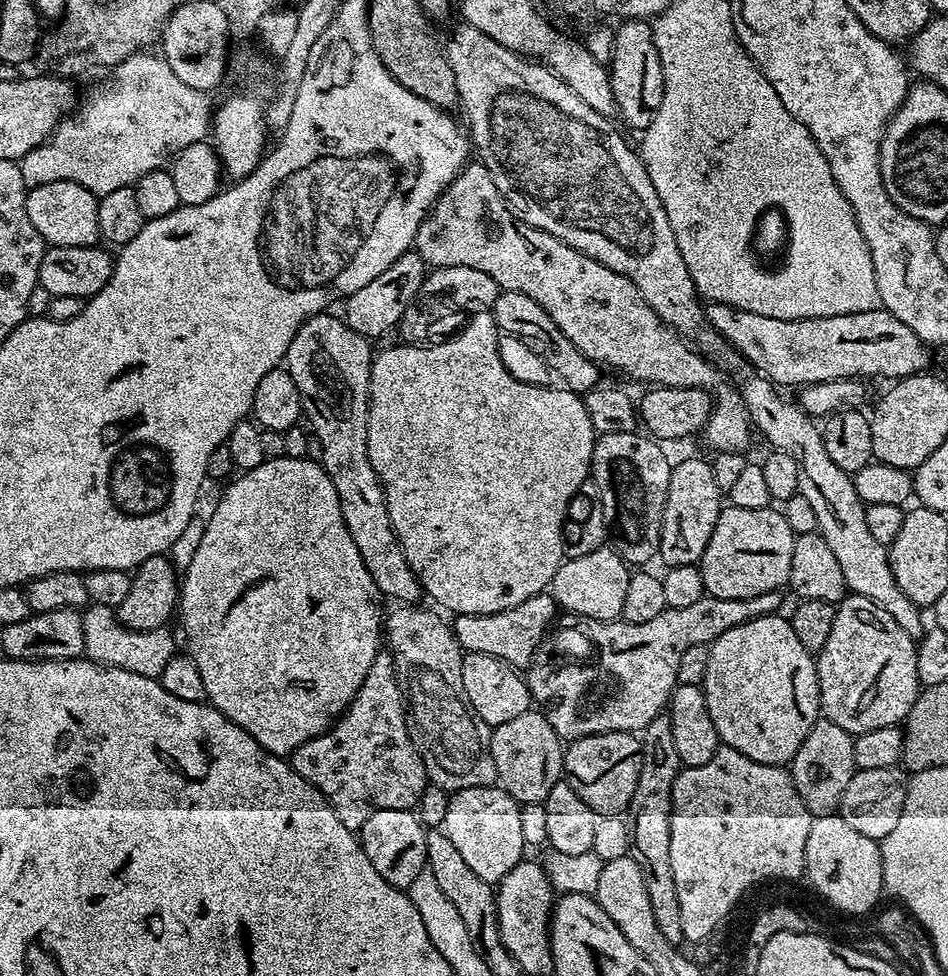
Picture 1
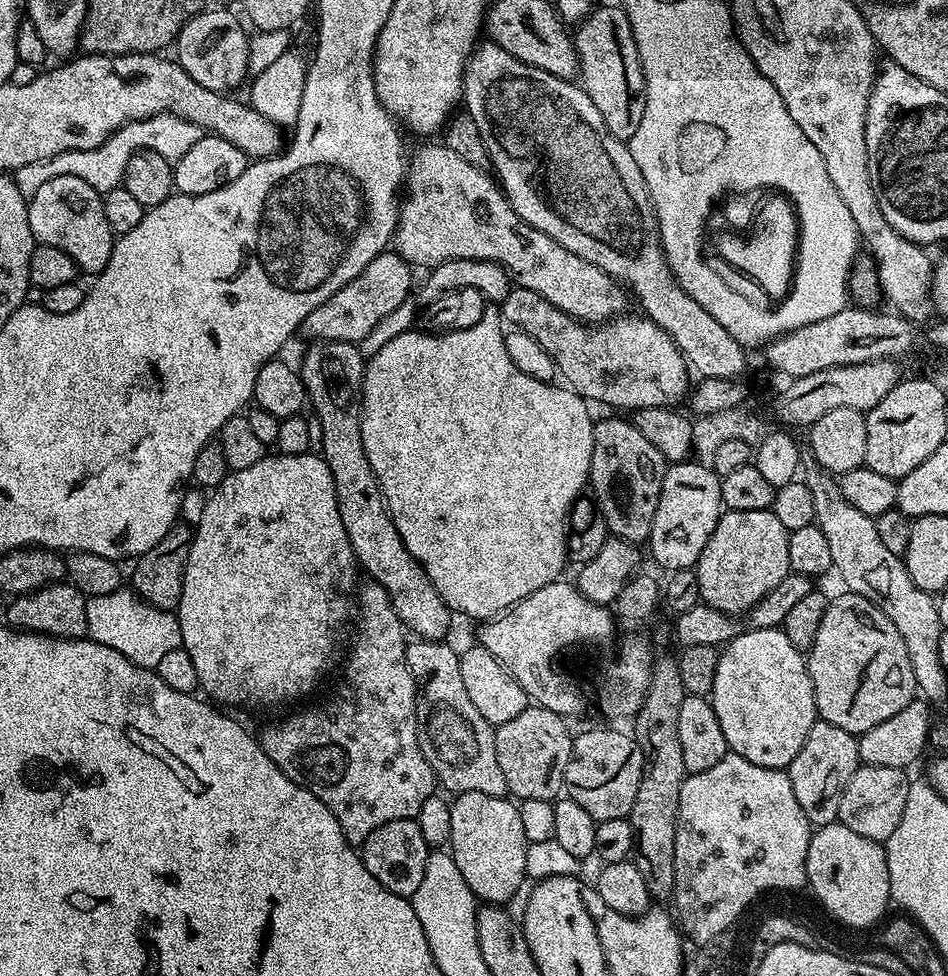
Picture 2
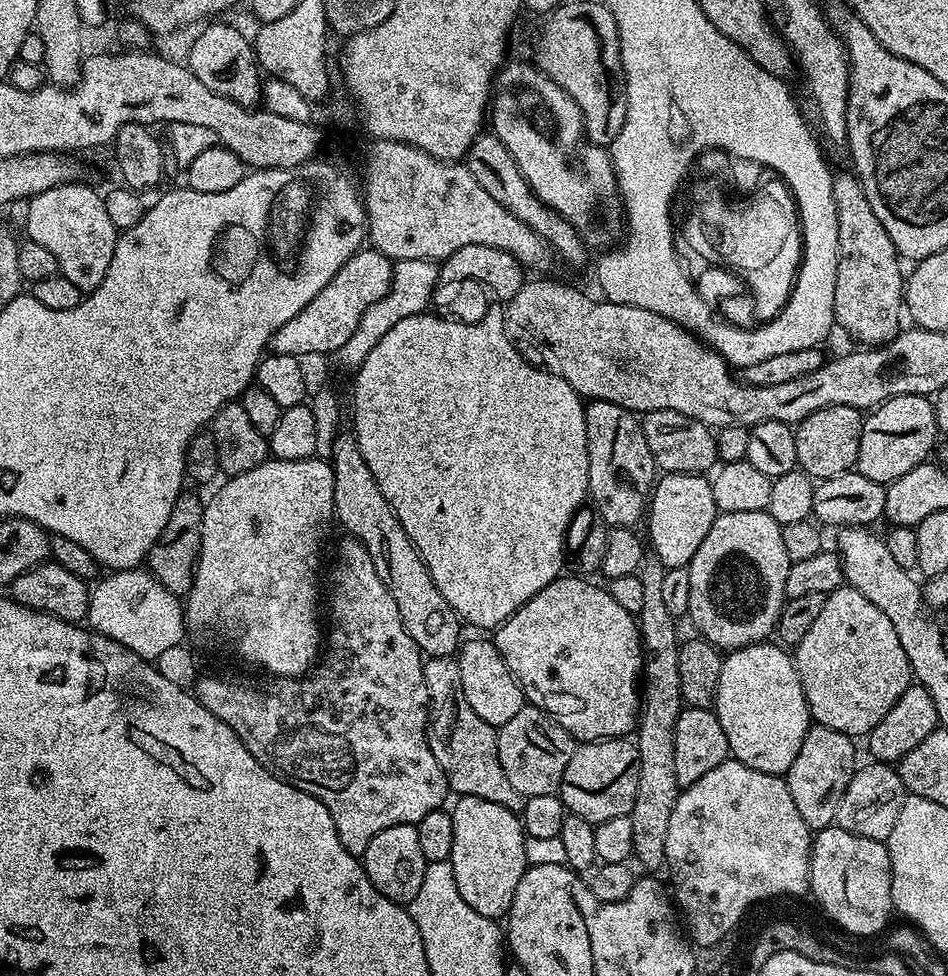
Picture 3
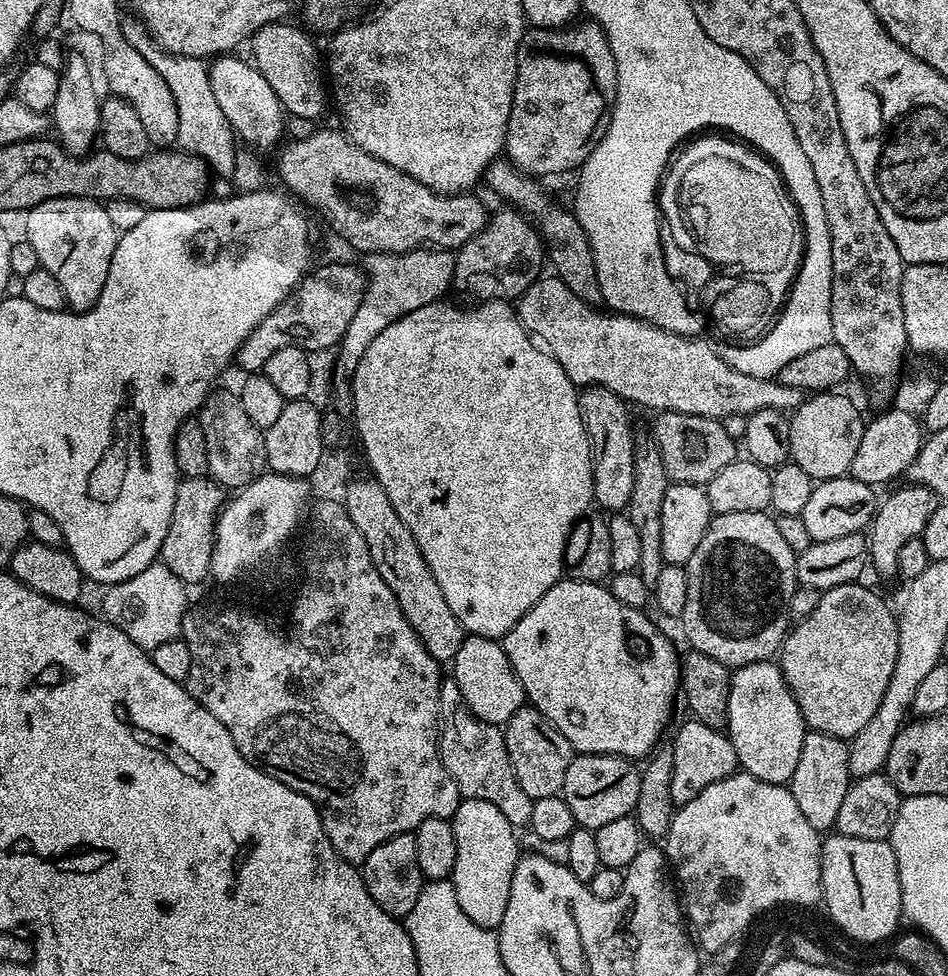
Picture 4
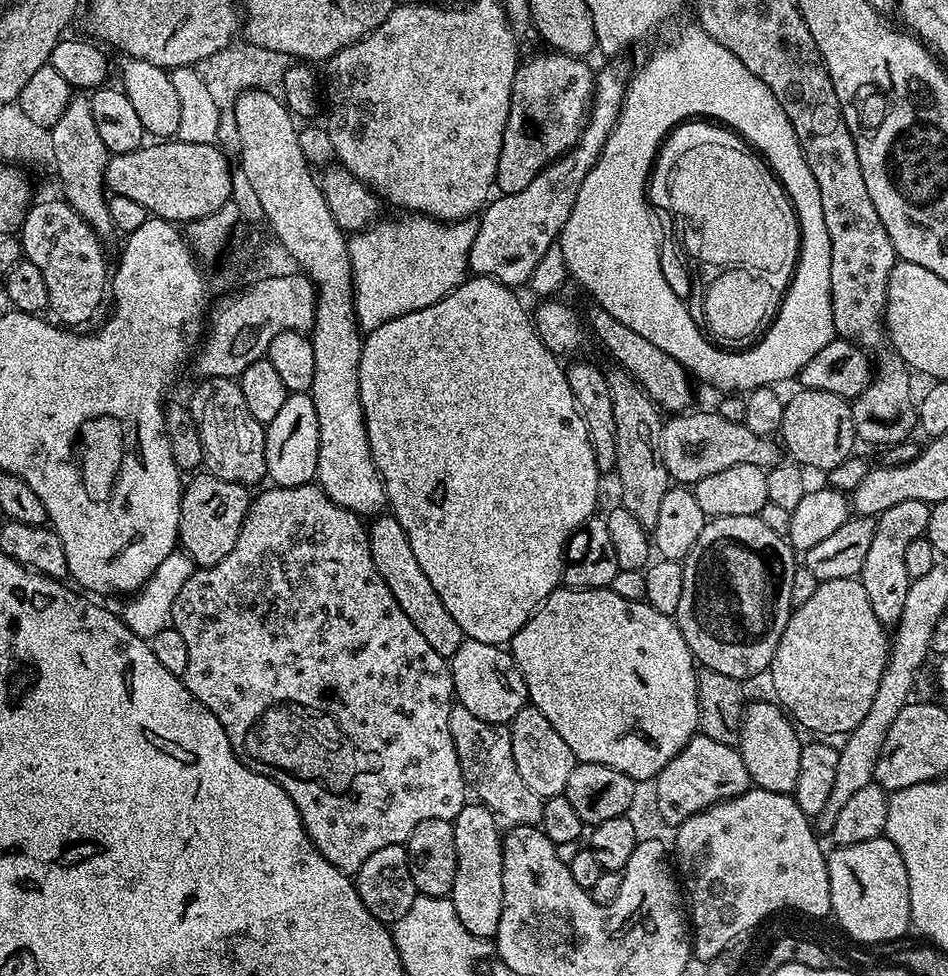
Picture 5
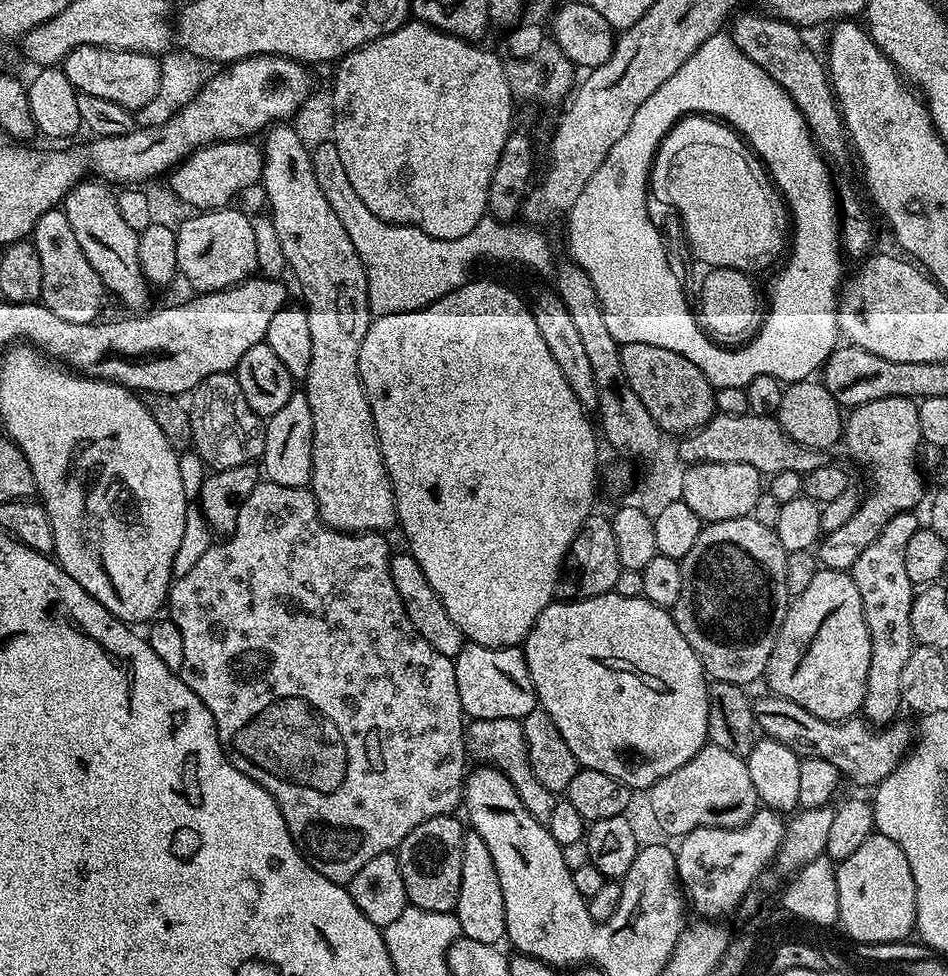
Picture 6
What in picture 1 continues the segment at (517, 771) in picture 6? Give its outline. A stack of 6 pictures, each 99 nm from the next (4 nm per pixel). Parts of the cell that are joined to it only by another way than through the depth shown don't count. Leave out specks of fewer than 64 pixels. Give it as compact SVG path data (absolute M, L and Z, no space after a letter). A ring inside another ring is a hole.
M400 604L392 613L387 613L386 619L382 624L382 632L386 637L386 648L392 657L392 668L396 671L396 680L400 683L400 690L404 697L404 703L406 705L406 715L408 717L408 731L412 734L412 740L416 744L417 750L420 752L422 762L426 766L428 771L429 781L435 787L444 789L445 792L451 794L458 790L466 790L467 788L473 788L474 786L482 786L483 788L493 787L497 783L496 767L494 766L494 758L490 754L490 738L492 737L492 729L489 728L486 722L482 722L482 718L478 718L474 714L474 710L468 704L466 698L466 690L462 690L462 658L464 652L461 649L460 643L456 640L455 634L452 633L449 621L443 620L439 616L439 611L431 612L428 608L420 608L416 604Z

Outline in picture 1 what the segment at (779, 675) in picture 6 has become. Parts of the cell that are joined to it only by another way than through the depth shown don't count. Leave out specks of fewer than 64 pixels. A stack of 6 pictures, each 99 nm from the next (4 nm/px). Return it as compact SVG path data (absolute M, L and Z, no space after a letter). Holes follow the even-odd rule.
M855 594L845 595L836 605L834 627L826 638L826 646L815 657L816 673L820 683L821 713L842 730L852 733L853 737L866 734L870 730L895 728L903 725L910 714L910 706L918 698L921 682L918 678L918 662L916 661L917 641L882 606L874 606L870 598Z

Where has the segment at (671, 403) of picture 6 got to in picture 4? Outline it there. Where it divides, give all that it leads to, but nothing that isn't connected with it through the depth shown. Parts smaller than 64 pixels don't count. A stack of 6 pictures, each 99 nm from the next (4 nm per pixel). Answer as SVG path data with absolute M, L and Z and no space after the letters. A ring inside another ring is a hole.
M498 158L490 162L490 166L484 171L482 180L485 185L488 183L489 190L498 199L504 200L500 202L515 208L540 233L550 268L552 264L551 271L562 282L566 282L566 286L570 286L570 290L574 290L574 294L578 294L582 302L586 302L591 308L600 308L604 304L604 299L602 298L602 286L598 286L598 266L594 266L594 254L590 250L590 242L578 222L575 211L568 209L567 212L566 209L555 204L544 193L544 188L540 185L543 183L539 179L520 172L506 158Z

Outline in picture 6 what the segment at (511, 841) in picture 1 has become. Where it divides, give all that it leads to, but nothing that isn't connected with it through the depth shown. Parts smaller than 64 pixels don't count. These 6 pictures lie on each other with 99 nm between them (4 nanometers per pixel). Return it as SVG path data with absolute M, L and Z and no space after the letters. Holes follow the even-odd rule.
M468 830L464 833L462 846L462 886L458 890L458 902L454 915L460 923L460 934L474 942L486 942L499 945L506 936L506 906L502 902L502 882L498 882L498 870L494 870L494 858L490 858L490 849L476 832Z

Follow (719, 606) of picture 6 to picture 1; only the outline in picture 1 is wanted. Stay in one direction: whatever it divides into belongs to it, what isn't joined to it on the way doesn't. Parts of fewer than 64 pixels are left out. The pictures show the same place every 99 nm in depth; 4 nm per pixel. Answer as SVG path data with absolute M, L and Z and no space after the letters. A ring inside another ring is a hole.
M769 506L762 510L742 510L725 507L714 526L714 534L710 534L710 542L702 554L698 565L702 574L705 593L714 598L754 598L758 594L775 592L783 589L790 574L790 558L794 555L796 533L790 530L790 522L786 522L783 511Z

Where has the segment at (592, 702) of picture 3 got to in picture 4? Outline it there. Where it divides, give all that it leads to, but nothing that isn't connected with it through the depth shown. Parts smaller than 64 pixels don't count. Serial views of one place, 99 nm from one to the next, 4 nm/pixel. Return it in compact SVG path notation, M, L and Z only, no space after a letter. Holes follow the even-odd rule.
M562 578L522 618L518 618L516 625L502 638L504 653L518 678L524 687L524 695L527 703L538 709L544 717L570 742L570 746L577 753L589 756L590 754L610 754L611 756L625 756L627 760L636 762L647 757L661 743L660 735L672 716L672 703L678 700L678 689L680 687L680 656L674 645L668 641L668 636L648 617L647 611L625 606L618 602L614 594L603 583L591 584L585 580L573 580Z

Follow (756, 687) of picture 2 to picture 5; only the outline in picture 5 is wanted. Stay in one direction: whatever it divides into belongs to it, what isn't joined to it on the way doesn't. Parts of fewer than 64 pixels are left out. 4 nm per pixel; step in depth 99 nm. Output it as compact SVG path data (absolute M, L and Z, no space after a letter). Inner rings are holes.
M760 700L757 704L749 703L744 710L744 721L740 727L739 750L742 762L746 762L746 770L748 771L749 781L755 787L762 790L770 790L771 792L787 792L795 793L796 783L798 782L798 762L802 758L800 746L802 736L798 731L797 725L793 723L787 712L775 702Z

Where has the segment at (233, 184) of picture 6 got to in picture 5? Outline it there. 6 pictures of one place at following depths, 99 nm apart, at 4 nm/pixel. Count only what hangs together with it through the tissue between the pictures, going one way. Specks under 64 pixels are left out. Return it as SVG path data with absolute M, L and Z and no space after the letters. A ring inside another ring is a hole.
M177 138L163 142L148 142L133 152L117 152L109 155L104 182L107 191L114 196L131 198L139 202L157 220L187 222L206 218L219 208L225 207L232 199L233 165L228 165L228 156L215 143L186 142Z

